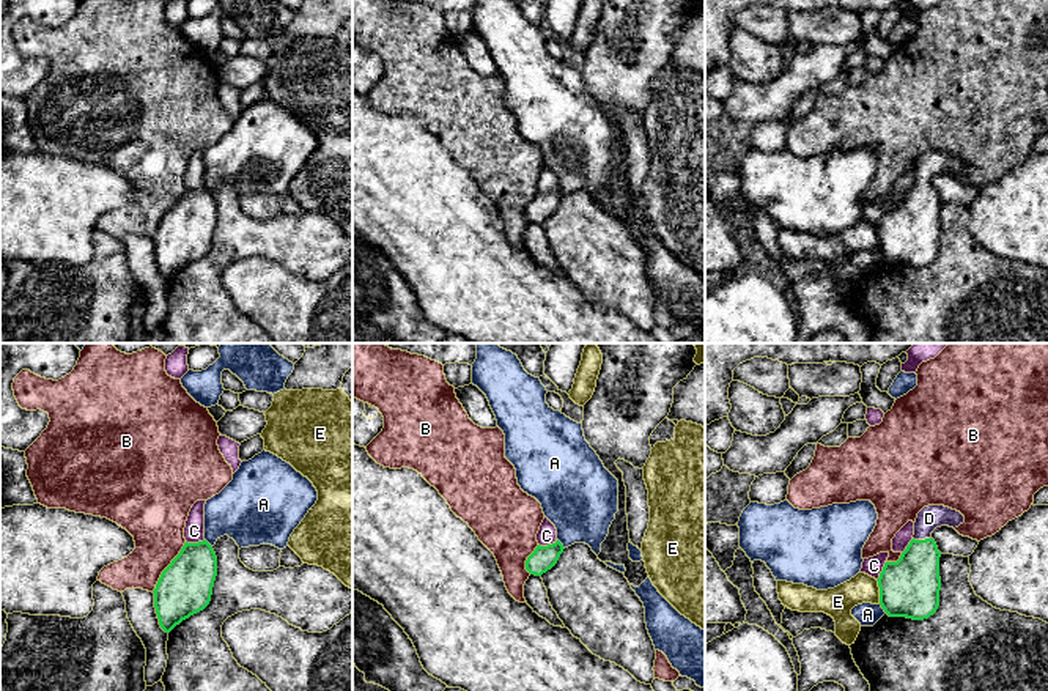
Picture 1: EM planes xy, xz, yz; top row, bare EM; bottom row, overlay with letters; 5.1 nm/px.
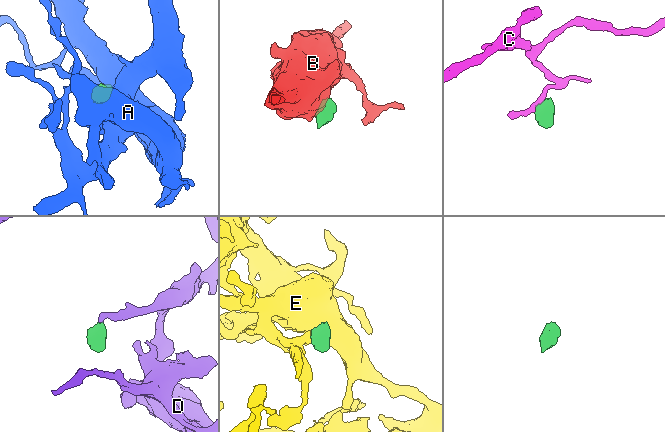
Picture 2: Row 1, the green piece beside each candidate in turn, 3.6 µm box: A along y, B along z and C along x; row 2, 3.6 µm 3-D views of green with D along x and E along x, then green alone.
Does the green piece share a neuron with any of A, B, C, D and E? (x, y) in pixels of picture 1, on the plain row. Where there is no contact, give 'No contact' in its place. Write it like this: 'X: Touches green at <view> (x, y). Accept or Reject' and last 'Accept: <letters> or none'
A: Touches green at yz (881, 254). Reject
B: Touches green at xy (167, 214). Reject
C: Touches green at xz (548, 192). Reject
D: Touches green at yz (922, 188). Accept
E: Touches green at yz (880, 240). Reject
Accept: D

